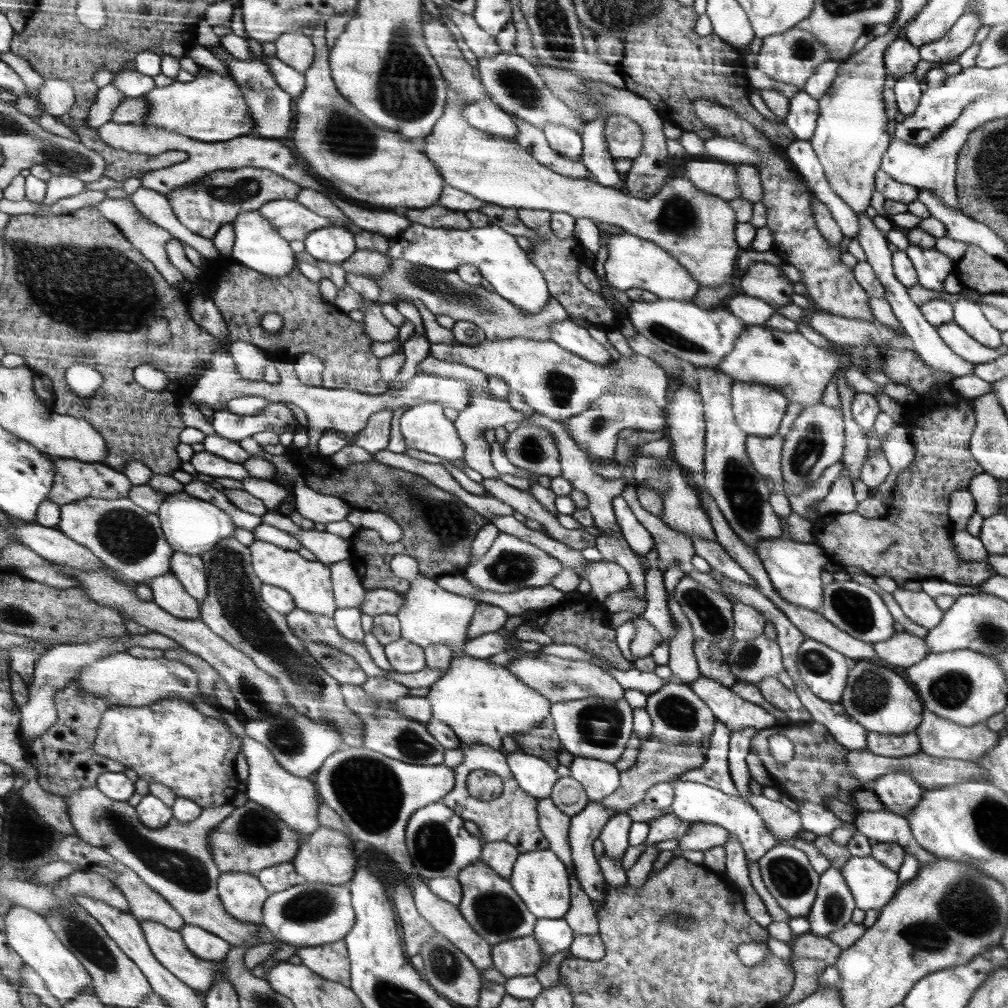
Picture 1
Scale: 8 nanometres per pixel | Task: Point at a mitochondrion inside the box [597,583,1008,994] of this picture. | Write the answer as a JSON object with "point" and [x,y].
{"point":[966,907]}

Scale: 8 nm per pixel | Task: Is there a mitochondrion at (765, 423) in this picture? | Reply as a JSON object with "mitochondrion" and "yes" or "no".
{"mitochondrion":"no"}

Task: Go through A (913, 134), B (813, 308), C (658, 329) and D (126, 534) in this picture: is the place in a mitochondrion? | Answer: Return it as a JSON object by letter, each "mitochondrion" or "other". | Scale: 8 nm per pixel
{"A":"other","B":"other","C":"mitochondrion","D":"mitochondrion"}

